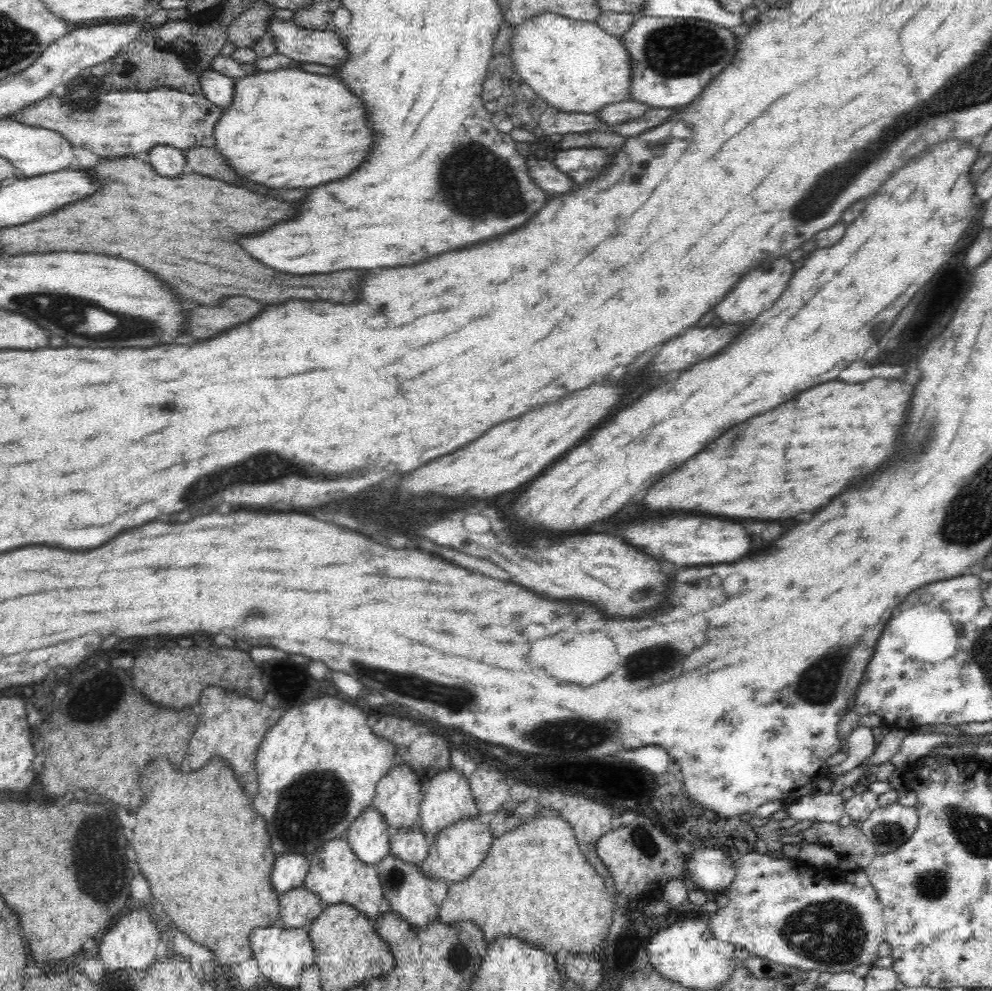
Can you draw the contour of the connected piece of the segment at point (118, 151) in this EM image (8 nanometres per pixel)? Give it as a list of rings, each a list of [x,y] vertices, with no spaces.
[[[163,84],[160,88],[153,88],[146,92],[116,89],[105,94],[100,92],[94,96],[94,104],[86,104],[86,108],[75,107],[65,97],[49,95],[39,100],[34,106],[26,106],[26,108],[18,109],[17,112],[4,117],[10,117],[31,127],[47,128],[58,132],[58,135],[69,140],[76,148],[90,150],[103,158],[113,158],[124,155],[145,156],[148,151],[160,144],[183,151],[192,147],[212,149],[216,147],[214,127],[221,118],[221,114],[222,108],[212,104],[201,92],[188,94],[186,91],[180,92]]]

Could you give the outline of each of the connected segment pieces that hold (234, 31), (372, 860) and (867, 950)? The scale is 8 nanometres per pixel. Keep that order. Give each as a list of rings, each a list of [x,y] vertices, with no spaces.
[[[262,1],[260,4],[252,4],[249,8],[242,13],[236,20],[233,20],[226,30],[226,43],[232,44],[234,49],[251,47],[256,44],[262,36],[266,33],[266,28],[268,28],[268,22],[270,22],[270,17],[275,10],[270,7],[270,5]]]
[[[371,806],[366,812],[360,813],[358,818],[352,822],[350,829],[346,832],[347,844],[362,863],[376,866],[389,852],[392,833],[393,831],[385,822],[385,818],[377,812],[376,808]]]
[[[752,851],[745,856],[739,857],[734,861],[735,864],[735,880],[734,884],[730,886],[727,904],[712,915],[709,916],[709,929],[719,941],[733,944],[735,949],[746,950],[752,957],[760,957],[761,959],[770,960],[781,966],[795,968],[796,970],[818,970],[818,972],[830,972],[836,974],[837,972],[850,972],[853,968],[862,965],[872,965],[879,958],[880,944],[884,942],[883,935],[885,934],[885,920],[883,917],[883,906],[878,900],[877,893],[869,882],[869,878],[864,870],[857,869],[856,874],[854,870],[846,870],[816,867],[803,862],[800,858],[770,856],[766,853],[758,853]]]

